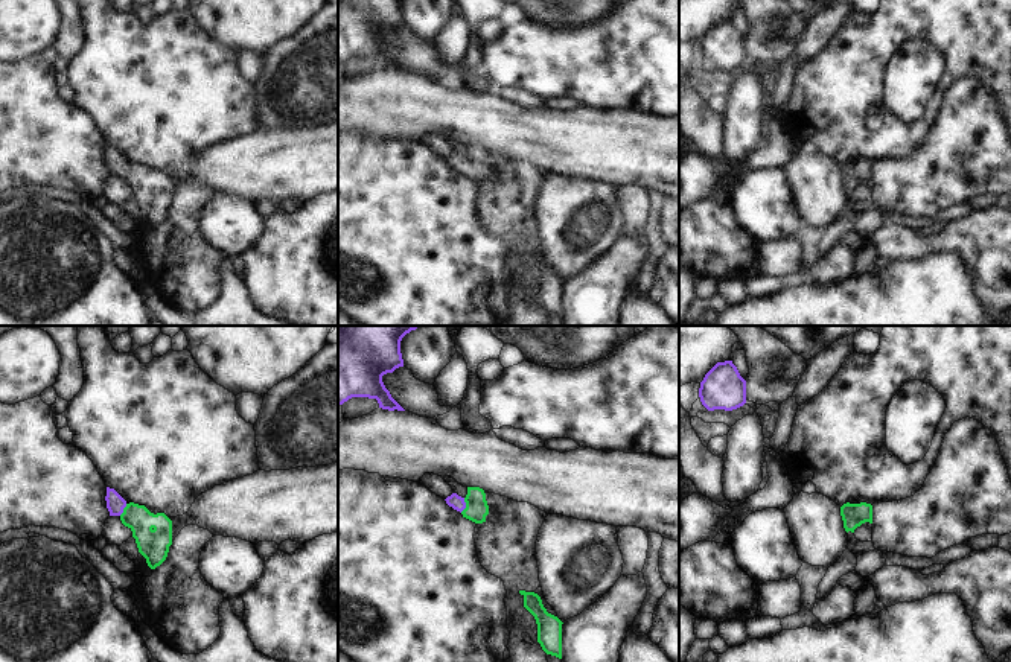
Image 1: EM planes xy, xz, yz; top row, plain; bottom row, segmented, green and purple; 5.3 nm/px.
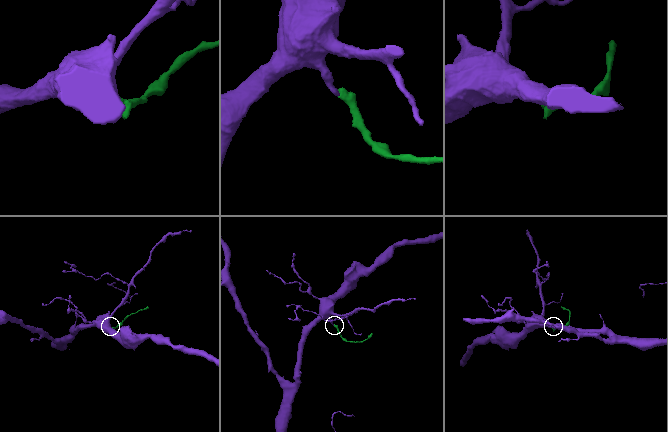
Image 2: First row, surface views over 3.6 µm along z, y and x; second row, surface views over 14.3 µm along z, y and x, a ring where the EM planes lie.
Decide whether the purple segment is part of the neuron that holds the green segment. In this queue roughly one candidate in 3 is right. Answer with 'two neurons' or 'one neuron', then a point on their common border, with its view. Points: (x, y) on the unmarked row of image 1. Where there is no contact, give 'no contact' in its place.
one neuron | xz (466, 165)

